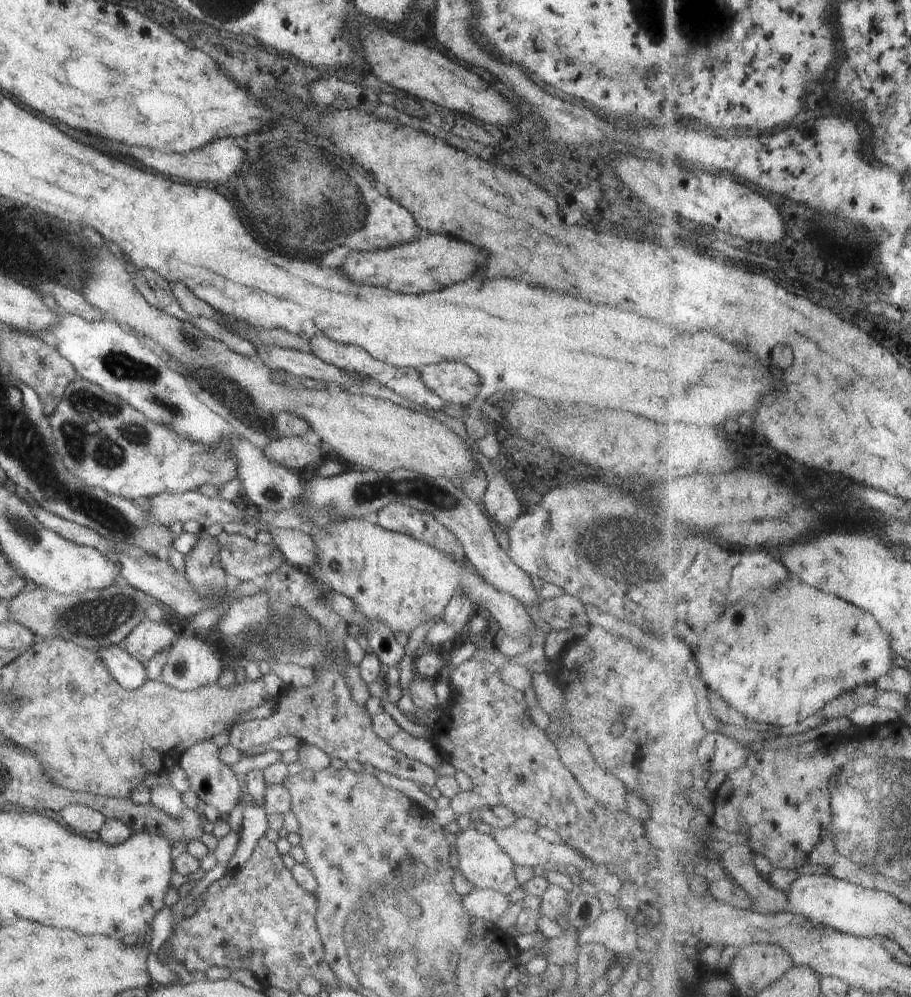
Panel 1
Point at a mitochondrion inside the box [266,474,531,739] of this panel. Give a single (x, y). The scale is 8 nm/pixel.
(414, 488)

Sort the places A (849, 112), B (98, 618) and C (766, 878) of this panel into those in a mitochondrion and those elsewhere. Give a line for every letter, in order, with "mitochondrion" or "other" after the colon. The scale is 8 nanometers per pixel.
A: other
B: mitochondrion
C: other

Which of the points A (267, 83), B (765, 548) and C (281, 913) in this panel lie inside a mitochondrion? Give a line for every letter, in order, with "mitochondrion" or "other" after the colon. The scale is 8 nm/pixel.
A: other
B: other
C: other

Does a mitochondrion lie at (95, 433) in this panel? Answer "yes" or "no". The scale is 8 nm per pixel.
yes

